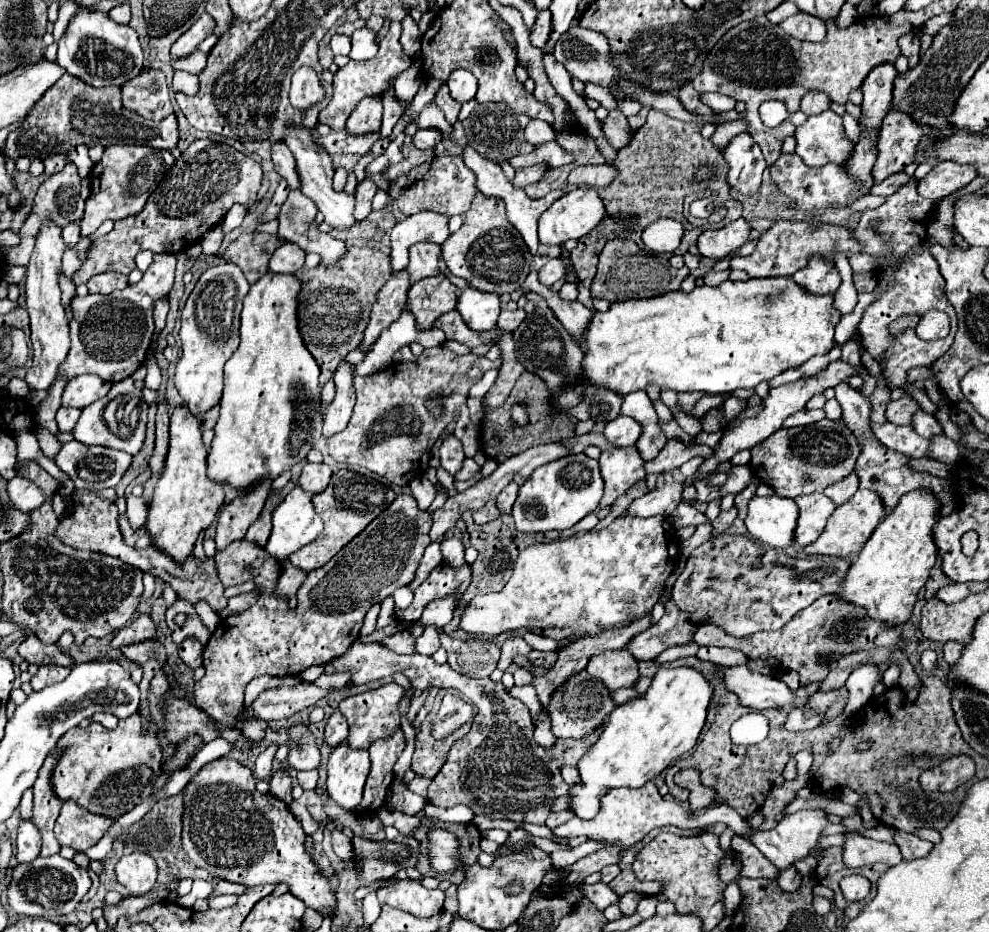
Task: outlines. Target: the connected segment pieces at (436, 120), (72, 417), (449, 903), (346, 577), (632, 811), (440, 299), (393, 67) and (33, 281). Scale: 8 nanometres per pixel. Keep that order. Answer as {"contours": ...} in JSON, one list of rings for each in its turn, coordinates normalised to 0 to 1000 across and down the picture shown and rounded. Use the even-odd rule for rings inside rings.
{"contours":[[[[436,111],[436,113],[430,113],[430,117],[426,117],[410,136],[410,145],[420,145],[420,141],[424,138],[442,138],[448,149],[454,149],[456,147],[456,141],[458,141],[458,134],[452,132],[448,119]]],[[[62,437],[60,443],[58,443],[58,458],[60,458],[60,462],[70,465],[70,462],[76,458],[80,445],[82,445],[80,439],[74,439],[74,437]]],[[[456,950],[450,956],[450,960],[452,960],[452,965],[450,965],[450,977],[458,980],[458,982],[463,977],[462,952],[462,950]]],[[[401,531],[401,535],[383,553],[379,555],[353,585],[349,585],[331,606],[310,615],[306,628],[300,634],[300,653],[292,656],[286,651],[286,638],[280,638],[280,623],[284,619],[284,604],[278,602],[266,587],[254,580],[238,580],[228,591],[217,595],[217,606],[221,621],[228,630],[248,626],[248,615],[256,615],[260,645],[244,658],[230,660],[221,666],[217,679],[213,681],[209,694],[205,696],[205,716],[207,726],[197,733],[197,756],[207,763],[211,769],[221,774],[223,778],[238,782],[240,774],[244,771],[242,761],[246,761],[246,746],[248,737],[254,729],[262,724],[274,726],[288,726],[288,724],[302,724],[304,720],[312,718],[314,714],[329,714],[339,705],[345,705],[361,686],[367,673],[367,662],[375,649],[385,647],[393,641],[401,630],[414,628],[420,619],[420,611],[428,598],[430,587],[436,583],[434,576],[436,568],[436,550],[424,548],[422,538],[416,531]]],[[[656,838],[654,842],[645,847],[637,845],[621,845],[610,854],[608,868],[604,872],[602,879],[590,881],[584,877],[580,877],[574,882],[559,889],[561,898],[581,899],[590,896],[598,902],[608,902],[610,909],[603,914],[584,923],[577,930],[571,930],[571,937],[567,937],[567,950],[585,950],[594,939],[608,935],[612,928],[618,926],[626,926],[628,924],[628,915],[638,911],[640,907],[644,907],[658,889],[662,887],[672,887],[672,885],[683,885],[687,889],[703,889],[703,887],[715,887],[719,883],[733,883],[735,887],[739,887],[745,896],[753,896],[757,892],[755,881],[751,877],[747,877],[747,872],[743,872],[743,868],[739,868],[737,864],[729,864],[729,866],[721,866],[715,872],[701,877],[695,870],[689,870],[689,864],[685,859],[678,857],[670,857],[664,849],[664,844]]],[[[448,293],[416,306],[412,319],[412,334],[418,336],[424,355],[438,353],[440,342],[458,334],[462,327],[460,306]]],[[[397,23],[391,38],[385,42],[385,53],[383,57],[377,61],[377,63],[371,63],[371,65],[353,65],[349,72],[345,72],[341,78],[339,78],[339,85],[337,85],[337,106],[335,111],[331,113],[331,117],[327,117],[323,121],[323,132],[329,132],[333,134],[335,138],[339,141],[345,141],[349,138],[349,130],[351,126],[357,121],[359,113],[367,106],[367,104],[381,104],[381,102],[387,102],[395,87],[405,78],[410,76],[414,70],[416,70],[416,61],[412,61],[405,53],[405,46],[403,46],[403,40],[405,40],[405,25]]],[[[43,237],[43,244],[41,244],[37,261],[35,261],[35,269],[27,284],[27,297],[25,297],[27,334],[31,340],[31,368],[35,374],[33,394],[27,398],[25,409],[27,409],[29,417],[35,417],[35,420],[43,420],[43,417],[52,415],[52,411],[58,405],[58,396],[66,387],[66,383],[70,379],[70,370],[72,370],[70,342],[62,327],[62,310],[58,306],[64,271],[66,271],[66,263],[62,256],[62,246],[58,241],[52,241],[52,237]]]]}

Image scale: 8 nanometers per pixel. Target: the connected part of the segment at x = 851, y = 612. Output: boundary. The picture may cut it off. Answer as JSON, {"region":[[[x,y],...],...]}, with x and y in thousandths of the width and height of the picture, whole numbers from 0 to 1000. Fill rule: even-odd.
{"region":[[[834,638],[828,641],[824,647],[820,647],[816,653],[808,656],[792,675],[788,677],[767,677],[759,683],[739,683],[731,679],[723,671],[707,671],[701,686],[705,692],[723,692],[723,694],[737,694],[737,696],[749,696],[757,707],[771,707],[780,716],[794,716],[808,722],[810,735],[828,733],[838,722],[836,714],[826,711],[826,703],[834,701],[848,701],[856,703],[862,698],[877,698],[883,694],[885,681],[893,675],[891,668],[881,666],[877,658],[860,647],[848,645],[846,638]]]}

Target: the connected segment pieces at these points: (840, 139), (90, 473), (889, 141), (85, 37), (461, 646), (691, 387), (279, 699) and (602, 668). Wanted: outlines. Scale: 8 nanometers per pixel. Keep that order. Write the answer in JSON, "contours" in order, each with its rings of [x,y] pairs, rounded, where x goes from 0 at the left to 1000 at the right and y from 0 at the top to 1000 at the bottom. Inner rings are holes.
{"contours":[[[[842,119],[820,123],[806,136],[804,149],[804,164],[820,179],[830,179],[834,175],[850,177],[862,160],[852,141],[852,128]]],[[[70,473],[64,475],[60,486],[56,488],[56,499],[74,516],[76,525],[92,525],[92,527],[102,527],[108,523],[116,523],[128,501],[132,499],[132,488],[118,484],[118,482],[108,482],[108,480],[88,480],[80,473]]],[[[897,121],[893,128],[891,141],[889,141],[889,153],[887,162],[893,166],[891,177],[889,168],[883,179],[883,192],[885,196],[897,192],[903,186],[913,183],[919,175],[923,175],[923,168],[927,164],[929,151],[935,145],[935,138],[931,134],[925,134],[921,126],[915,121]]],[[[80,12],[64,40],[60,42],[58,68],[74,83],[82,83],[88,91],[122,93],[145,74],[145,53],[139,35],[130,27],[118,27],[106,12]]],[[[446,679],[452,711],[472,726],[494,726],[505,709],[507,696],[494,686],[456,686]]],[[[802,297],[757,299],[753,304],[733,302],[727,308],[703,308],[699,314],[680,312],[660,321],[634,321],[618,325],[614,336],[600,338],[592,357],[596,377],[589,385],[589,409],[610,413],[628,426],[652,417],[658,409],[687,422],[711,420],[725,424],[747,415],[761,417],[769,409],[780,409],[796,396],[810,394],[822,381],[838,379],[848,342],[850,336],[842,329],[842,314],[816,314]]],[[[304,733],[300,737],[282,737],[266,741],[256,754],[256,763],[262,771],[290,771],[296,765],[321,756],[337,739],[325,739],[321,735]]],[[[634,696],[614,698],[604,705],[598,705],[594,722],[608,729],[618,741],[624,741],[628,737],[642,737],[646,729],[644,709]]]]}

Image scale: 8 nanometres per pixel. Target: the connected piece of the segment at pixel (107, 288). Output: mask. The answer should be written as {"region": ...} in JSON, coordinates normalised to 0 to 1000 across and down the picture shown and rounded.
{"region":[[[102,293],[102,295],[96,295],[88,302],[88,308],[90,308],[90,314],[112,314],[116,310],[124,310],[128,308],[128,295],[124,293]]]}

